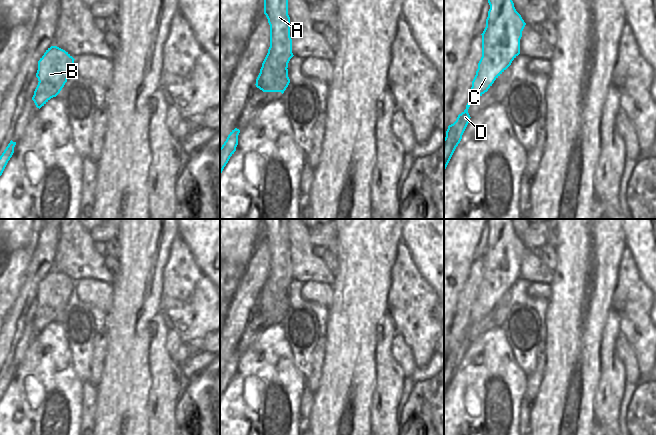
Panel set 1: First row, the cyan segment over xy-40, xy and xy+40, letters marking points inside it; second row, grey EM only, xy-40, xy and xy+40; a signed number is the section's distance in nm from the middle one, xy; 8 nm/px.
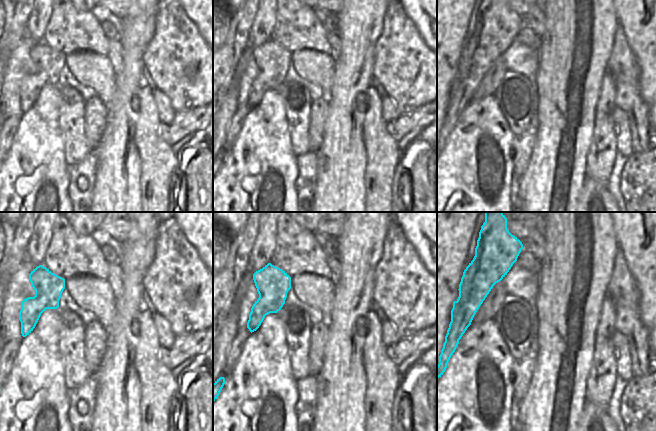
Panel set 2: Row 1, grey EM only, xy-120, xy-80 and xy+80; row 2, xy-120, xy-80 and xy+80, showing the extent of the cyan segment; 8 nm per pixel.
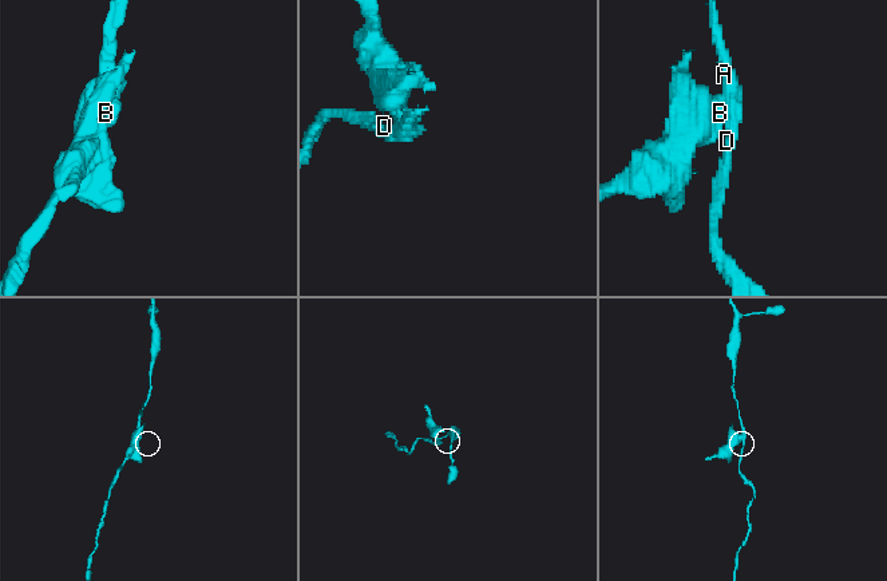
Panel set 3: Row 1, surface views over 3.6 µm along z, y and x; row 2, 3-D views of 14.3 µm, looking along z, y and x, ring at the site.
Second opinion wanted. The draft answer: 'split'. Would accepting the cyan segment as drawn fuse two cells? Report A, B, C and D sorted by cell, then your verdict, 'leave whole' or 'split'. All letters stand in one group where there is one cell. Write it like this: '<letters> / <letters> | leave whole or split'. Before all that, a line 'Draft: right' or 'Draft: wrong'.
Draft: right
A C D / B | split

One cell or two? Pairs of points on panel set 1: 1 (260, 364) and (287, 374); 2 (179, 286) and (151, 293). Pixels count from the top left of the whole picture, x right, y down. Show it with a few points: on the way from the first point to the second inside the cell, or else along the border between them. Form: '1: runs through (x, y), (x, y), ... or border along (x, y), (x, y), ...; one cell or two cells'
1: runs through (267, 371), (270, 374), (280, 374); one cell
2: border along (164, 267), (159, 313); two cells

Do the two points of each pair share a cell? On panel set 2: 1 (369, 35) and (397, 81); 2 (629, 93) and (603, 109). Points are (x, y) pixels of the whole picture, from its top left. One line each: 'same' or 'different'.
1: different
2: different

